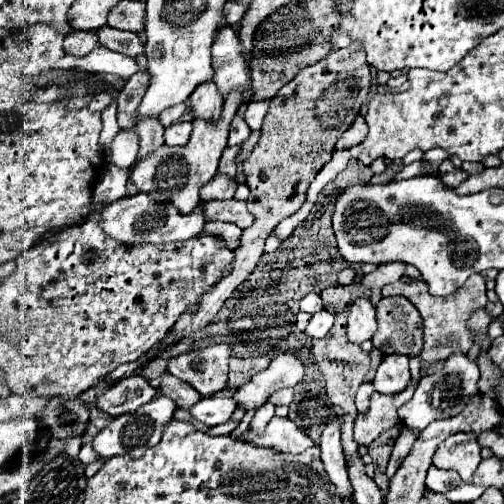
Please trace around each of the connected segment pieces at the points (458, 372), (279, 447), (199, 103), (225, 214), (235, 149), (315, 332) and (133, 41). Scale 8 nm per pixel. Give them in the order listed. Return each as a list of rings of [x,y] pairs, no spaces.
[[[453,352],[449,354],[449,358],[445,360],[443,368],[433,372],[433,374],[427,374],[421,378],[413,398],[403,404],[397,414],[403,422],[403,426],[407,428],[413,428],[417,432],[425,430],[433,420],[443,420],[443,418],[451,418],[451,416],[457,416],[467,404],[469,404],[469,398],[475,396],[479,392],[479,368],[477,368],[477,362],[475,360],[469,360],[465,352]]]
[[[277,416],[267,424],[263,434],[245,432],[237,440],[251,442],[255,446],[267,446],[277,452],[291,452],[291,454],[299,454],[315,446],[315,442],[303,430],[299,430],[295,422],[291,422],[289,418],[277,418]]]
[[[215,82],[199,84],[189,100],[195,118],[207,118],[207,120],[219,118],[223,108],[223,94],[217,90]]]
[[[215,200],[205,206],[207,220],[219,220],[219,222],[233,222],[239,228],[249,228],[253,224],[253,218],[247,210],[245,202],[239,200]]]
[[[227,146],[227,148],[223,150],[221,162],[219,162],[219,172],[235,176],[235,172],[237,172],[237,162],[235,162],[235,158],[239,156],[239,152],[241,152],[241,146]]]
[[[321,310],[321,312],[313,314],[313,318],[309,320],[309,324],[305,328],[305,334],[309,338],[325,338],[333,326],[333,320],[335,320],[335,314]]]
[[[101,26],[97,29],[97,37],[101,46],[105,46],[107,50],[113,50],[113,52],[121,52],[121,54],[127,54],[133,58],[137,58],[137,54],[143,52],[143,42],[141,42],[139,34],[117,30],[111,26]]]

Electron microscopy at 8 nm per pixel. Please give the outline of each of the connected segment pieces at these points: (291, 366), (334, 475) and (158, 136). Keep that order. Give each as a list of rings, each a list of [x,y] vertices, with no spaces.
[[[279,354],[273,358],[267,370],[263,370],[251,382],[241,386],[233,398],[245,410],[259,408],[261,404],[267,402],[267,398],[275,390],[299,384],[303,376],[305,376],[305,364],[295,354]]]
[[[341,418],[323,426],[323,436],[321,436],[319,446],[321,446],[321,460],[323,460],[323,466],[325,466],[329,480],[335,484],[341,500],[351,502],[353,490],[351,490],[349,476],[347,476],[343,448],[341,448]]]
[[[149,118],[147,122],[141,122],[137,134],[139,134],[139,154],[137,154],[135,162],[147,158],[153,150],[157,150],[159,146],[165,144],[163,142],[163,126],[159,124],[159,120]]]

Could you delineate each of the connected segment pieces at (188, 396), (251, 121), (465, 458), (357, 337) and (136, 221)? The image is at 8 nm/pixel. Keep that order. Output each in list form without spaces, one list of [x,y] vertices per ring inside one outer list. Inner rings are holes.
[[[163,374],[159,378],[159,390],[161,390],[161,394],[173,398],[175,404],[185,410],[189,410],[189,406],[193,406],[201,400],[201,394],[191,384],[185,384],[183,380],[179,380],[171,374]]]
[[[249,102],[247,104],[247,110],[245,110],[245,122],[251,130],[259,130],[261,128],[261,122],[267,114],[267,106],[269,102]]]
[[[453,434],[443,440],[433,456],[433,464],[443,470],[455,470],[461,478],[471,478],[481,462],[481,446],[475,434]]]
[[[357,298],[349,310],[349,322],[347,322],[349,340],[353,344],[363,344],[365,340],[371,340],[375,330],[377,330],[375,306],[367,298]]]
[[[147,194],[115,200],[111,202],[111,206],[107,206],[107,210],[103,210],[103,230],[107,230],[107,234],[111,234],[117,242],[123,242],[125,246],[137,246],[139,242],[167,244],[185,240],[191,236],[199,236],[205,224],[207,220],[203,216],[203,202],[199,202],[197,210],[193,210],[191,214],[181,214],[173,204],[155,202]]]

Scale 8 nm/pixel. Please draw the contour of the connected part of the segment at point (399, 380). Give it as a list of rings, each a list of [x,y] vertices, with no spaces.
[[[385,356],[381,366],[377,368],[373,386],[381,394],[399,394],[407,388],[411,376],[409,376],[409,358],[407,356]]]

